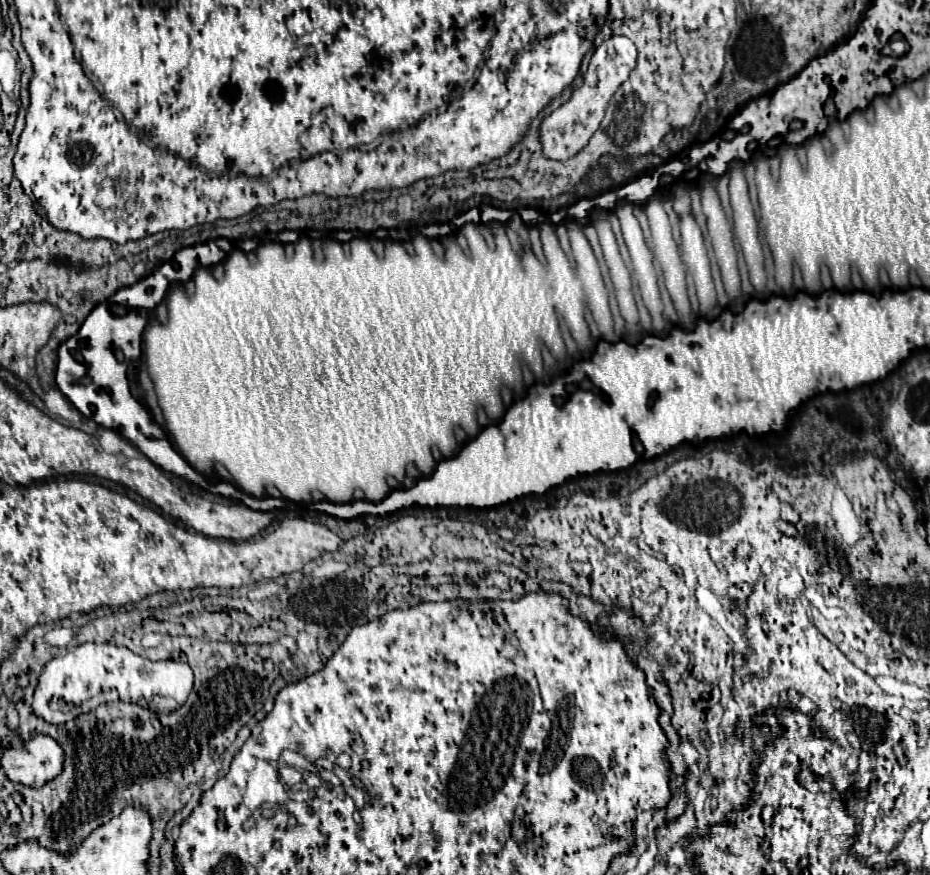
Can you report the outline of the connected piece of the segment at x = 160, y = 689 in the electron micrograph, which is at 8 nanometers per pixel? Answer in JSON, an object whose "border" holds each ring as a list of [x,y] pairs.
{"border":[[[83,643],[65,655],[53,657],[35,687],[33,713],[51,725],[61,725],[73,717],[94,710],[103,703],[129,701],[139,703],[141,699],[171,697],[179,705],[185,703],[193,689],[193,671],[187,663],[177,661],[149,661],[135,655],[127,647],[111,643]]]}

